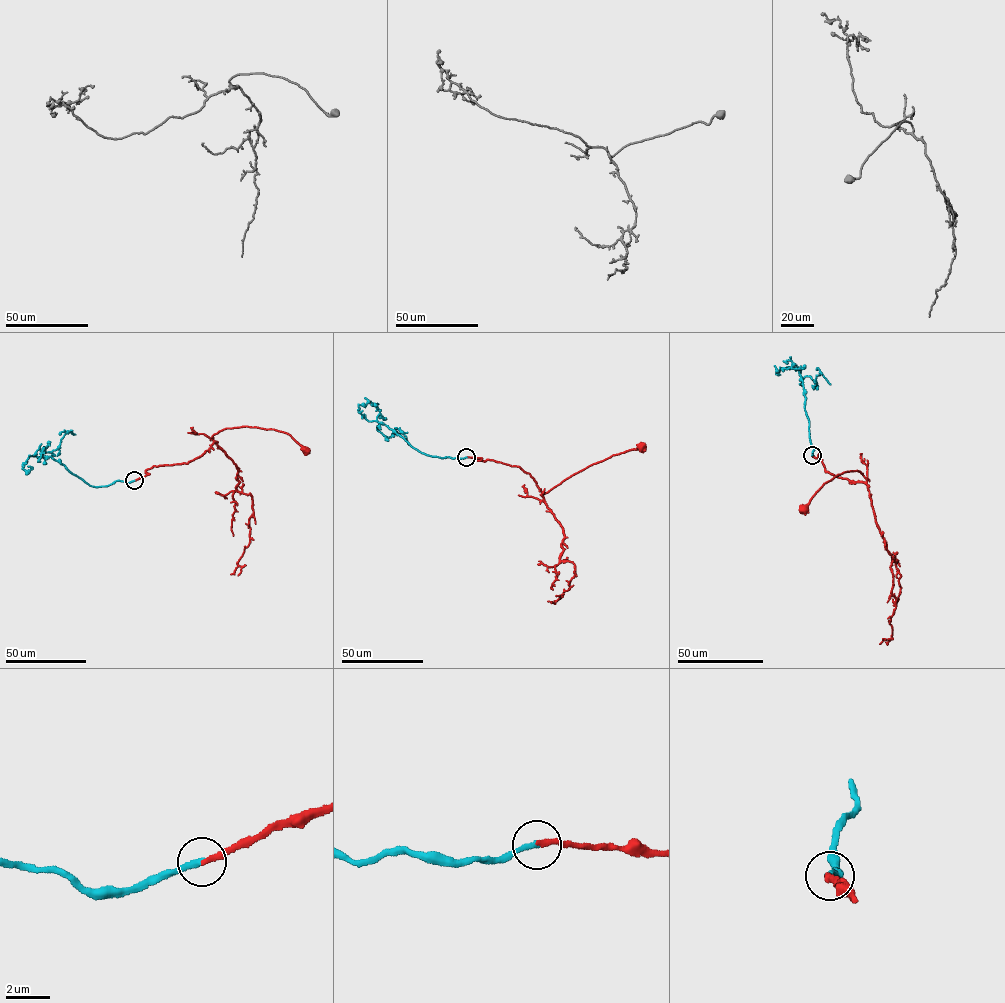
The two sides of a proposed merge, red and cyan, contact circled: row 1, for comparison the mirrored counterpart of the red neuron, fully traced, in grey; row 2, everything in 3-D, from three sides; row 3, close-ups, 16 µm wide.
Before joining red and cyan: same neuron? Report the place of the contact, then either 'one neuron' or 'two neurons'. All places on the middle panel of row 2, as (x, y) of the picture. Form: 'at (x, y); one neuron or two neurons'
at (466, 457); one neuron

